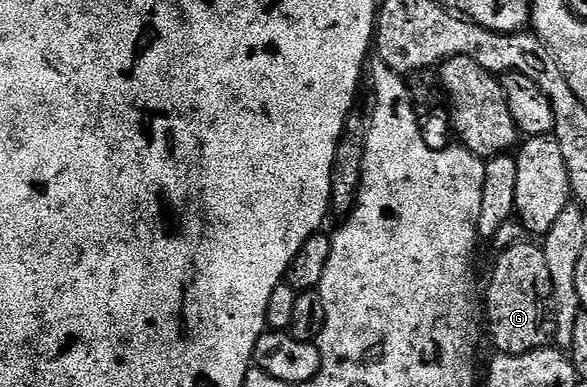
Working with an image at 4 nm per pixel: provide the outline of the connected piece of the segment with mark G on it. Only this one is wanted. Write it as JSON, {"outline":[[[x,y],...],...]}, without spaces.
{"outline":[[[519,240],[499,251],[500,259],[492,270],[488,291],[484,294],[484,310],[488,313],[488,334],[495,348],[502,354],[525,354],[531,350],[543,350],[553,341],[556,333],[556,309],[552,301],[550,268],[546,268],[546,256],[539,245]]]}

